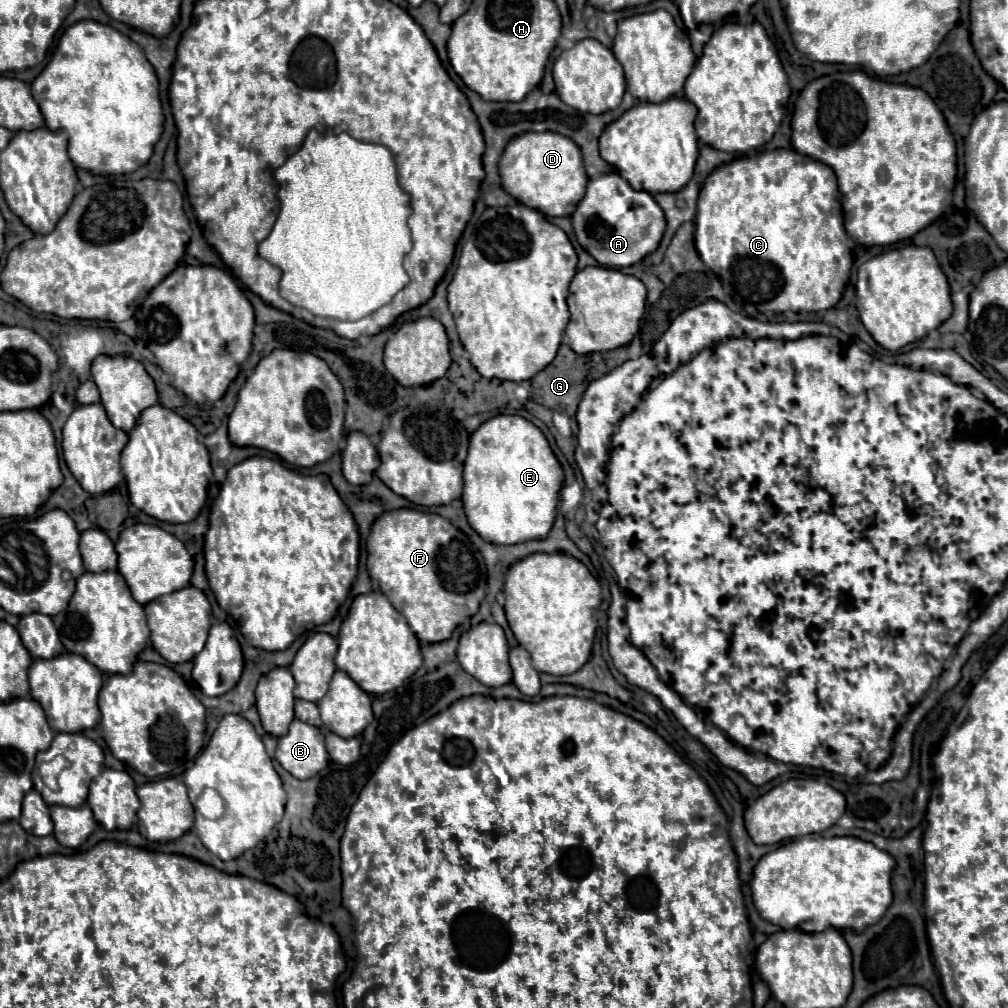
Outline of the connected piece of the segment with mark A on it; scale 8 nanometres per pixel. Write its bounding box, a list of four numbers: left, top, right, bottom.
[570,172,666,268]

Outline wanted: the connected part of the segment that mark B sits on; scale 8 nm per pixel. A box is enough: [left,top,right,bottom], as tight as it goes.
[276,720,328,780]

